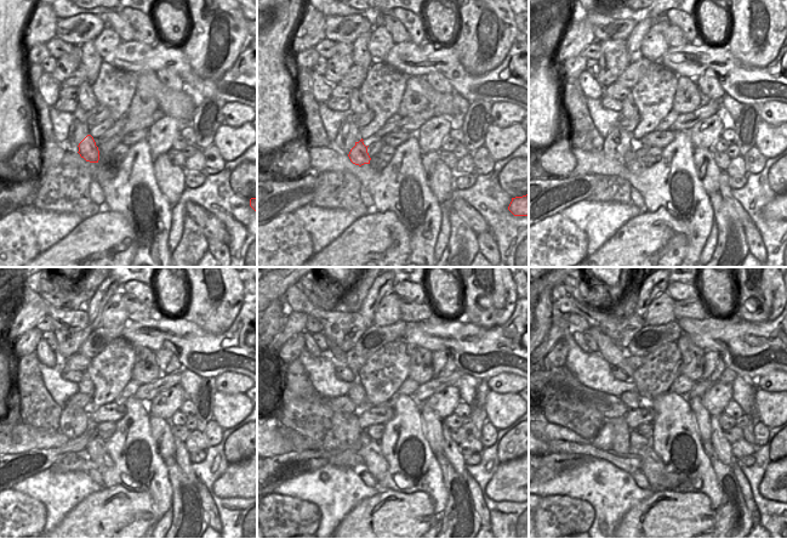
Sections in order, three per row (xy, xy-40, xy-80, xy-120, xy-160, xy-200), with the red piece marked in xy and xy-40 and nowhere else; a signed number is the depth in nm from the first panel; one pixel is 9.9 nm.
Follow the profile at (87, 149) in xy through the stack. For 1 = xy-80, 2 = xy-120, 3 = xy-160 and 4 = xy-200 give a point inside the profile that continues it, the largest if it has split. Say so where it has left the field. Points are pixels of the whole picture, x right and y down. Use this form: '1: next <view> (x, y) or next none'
1: next xy-80 (636, 164)
2: next xy-120 (97, 448)
3: next xy-160 (375, 461)
4: next xy-200 (653, 466)

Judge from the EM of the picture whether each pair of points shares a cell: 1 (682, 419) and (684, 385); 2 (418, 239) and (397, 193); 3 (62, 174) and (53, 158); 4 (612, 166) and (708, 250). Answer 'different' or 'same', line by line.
1: different
2: same
3: different
4: different

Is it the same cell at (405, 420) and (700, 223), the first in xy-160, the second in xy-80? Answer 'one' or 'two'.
one

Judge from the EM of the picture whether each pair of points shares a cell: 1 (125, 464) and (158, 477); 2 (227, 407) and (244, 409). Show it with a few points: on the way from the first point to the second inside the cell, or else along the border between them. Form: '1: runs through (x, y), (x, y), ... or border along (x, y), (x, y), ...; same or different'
1: runs through (130, 474), (141, 487), (148, 486); same
2: runs through (231, 408), (240, 408); same

